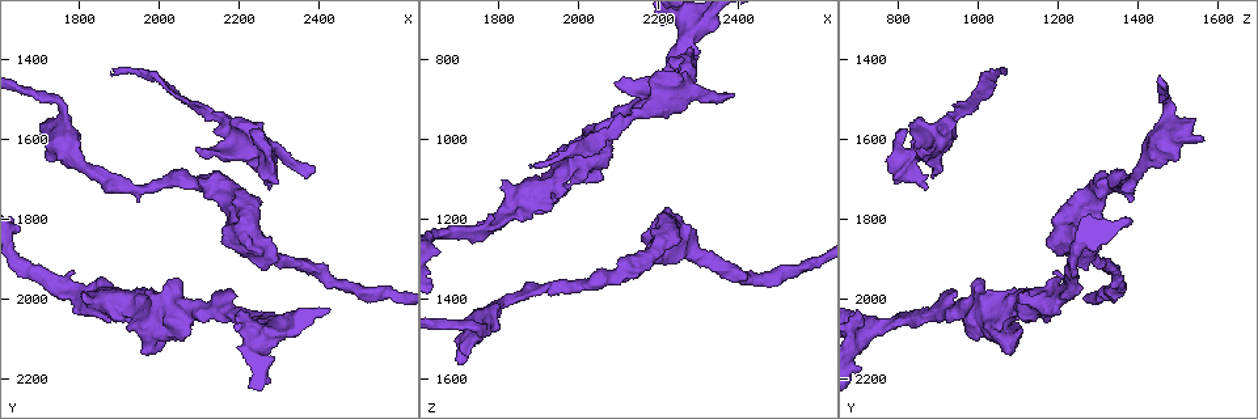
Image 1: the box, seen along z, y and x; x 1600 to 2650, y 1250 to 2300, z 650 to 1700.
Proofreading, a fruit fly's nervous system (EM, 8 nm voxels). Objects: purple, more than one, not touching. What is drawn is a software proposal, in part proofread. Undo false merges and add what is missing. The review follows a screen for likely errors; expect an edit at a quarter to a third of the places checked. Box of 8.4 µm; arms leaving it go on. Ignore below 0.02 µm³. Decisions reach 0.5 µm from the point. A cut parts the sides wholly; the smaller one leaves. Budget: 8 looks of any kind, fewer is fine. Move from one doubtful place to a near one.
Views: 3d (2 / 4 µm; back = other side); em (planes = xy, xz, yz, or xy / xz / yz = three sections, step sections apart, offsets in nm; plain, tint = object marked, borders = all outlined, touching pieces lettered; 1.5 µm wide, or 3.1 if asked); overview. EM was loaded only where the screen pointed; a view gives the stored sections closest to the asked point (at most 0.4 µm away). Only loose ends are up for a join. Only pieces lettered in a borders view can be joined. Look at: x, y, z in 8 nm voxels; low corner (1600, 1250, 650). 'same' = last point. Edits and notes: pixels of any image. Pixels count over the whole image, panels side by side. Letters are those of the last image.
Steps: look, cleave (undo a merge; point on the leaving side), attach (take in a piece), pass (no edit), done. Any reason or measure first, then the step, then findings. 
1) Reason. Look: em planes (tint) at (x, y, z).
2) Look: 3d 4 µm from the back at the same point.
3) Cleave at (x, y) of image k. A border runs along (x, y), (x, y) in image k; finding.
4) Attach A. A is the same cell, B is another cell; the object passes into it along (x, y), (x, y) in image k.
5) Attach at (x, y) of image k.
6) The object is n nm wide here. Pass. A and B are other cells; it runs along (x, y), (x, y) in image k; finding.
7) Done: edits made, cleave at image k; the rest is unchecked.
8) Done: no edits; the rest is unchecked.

Branch stops here. Look: 3d 2 µm from the back at (1885, 1420, 1070).

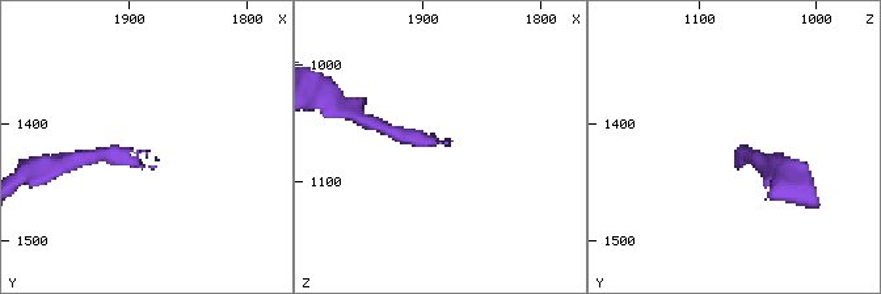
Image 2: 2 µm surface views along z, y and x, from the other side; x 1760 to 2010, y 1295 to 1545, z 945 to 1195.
Look: em planes (tint) at (1892, 1422, 1066).

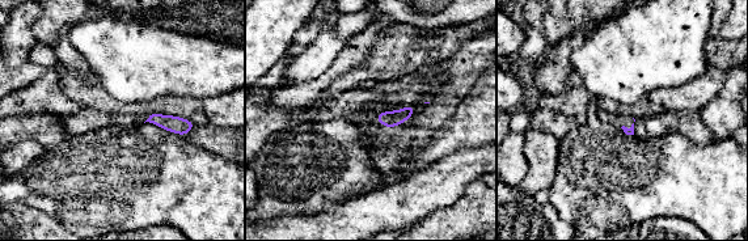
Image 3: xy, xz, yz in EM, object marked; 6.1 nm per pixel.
What lies round it. Look: em planes (borders) at the same point.

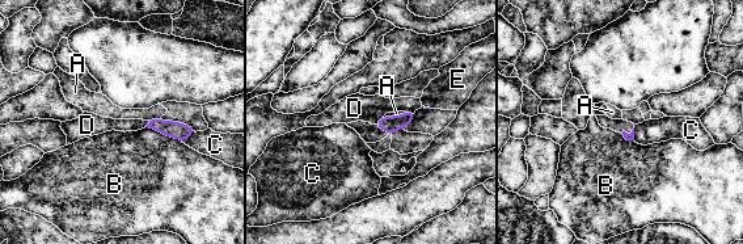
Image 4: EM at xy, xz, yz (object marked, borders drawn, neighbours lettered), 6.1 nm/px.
The longest contact is with B, 240 nm. Attach D. D is the same cell, A, B, C and E are other cells; the object passes into it along (389, 125), (409, 112), (368, 108) in image 4; it goes on there.

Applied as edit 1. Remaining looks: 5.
See it whole again. Look: overview.

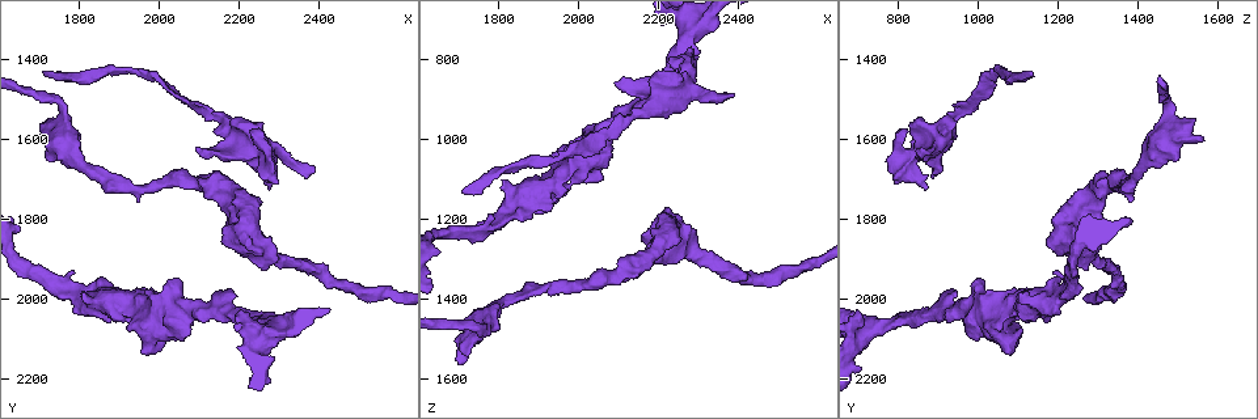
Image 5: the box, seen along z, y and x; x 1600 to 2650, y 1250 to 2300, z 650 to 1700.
Free end. Look: 3d 4 µm at (1700, 1600, 1555).

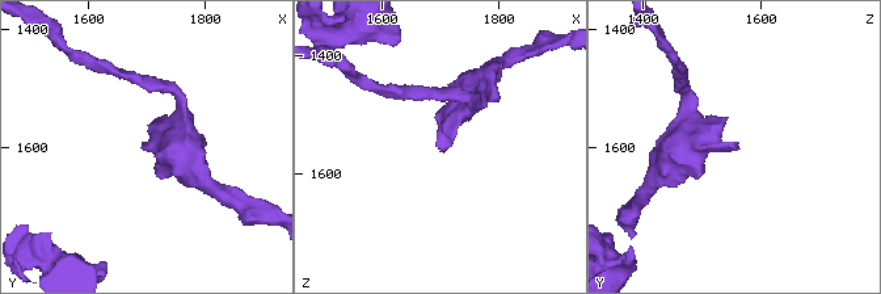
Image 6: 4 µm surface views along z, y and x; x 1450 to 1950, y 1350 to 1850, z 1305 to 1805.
Shape alone is not enough. Look: em planes (borders) at (1690, 1600, 1555).

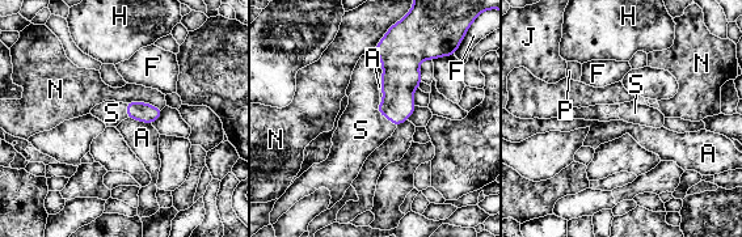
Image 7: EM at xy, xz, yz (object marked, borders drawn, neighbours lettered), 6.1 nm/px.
Attach S. S is the same cell, A, F, H, J, N and P are other cells; the object passes into it along (399, 80), (387, 118), (361, 130) in image 7; it goes on there.

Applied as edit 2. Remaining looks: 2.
Redraw. Look: overview.

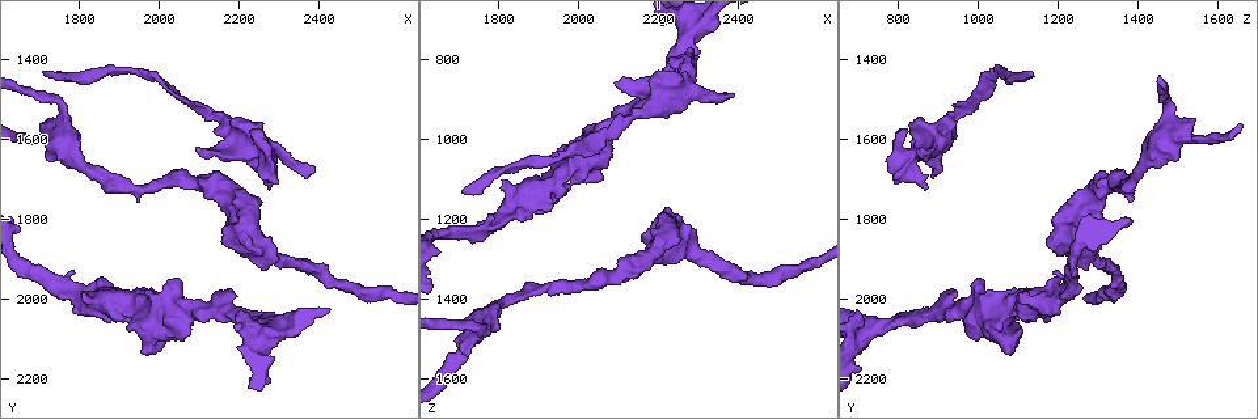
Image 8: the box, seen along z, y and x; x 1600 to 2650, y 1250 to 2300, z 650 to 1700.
Look: em planes (borders) at (1895, 2000, 1125).

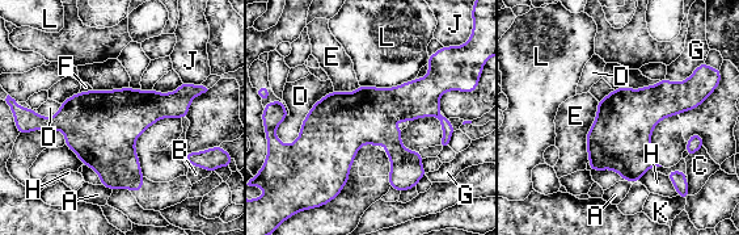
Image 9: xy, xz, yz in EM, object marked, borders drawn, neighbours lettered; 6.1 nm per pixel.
Pass. A, B, C, D, E, F, G, H, J, K and L are other cells; all the same cell.

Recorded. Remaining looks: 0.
Done: edits made, attach at image 4, attach at image 7; the rest is unchecked.

